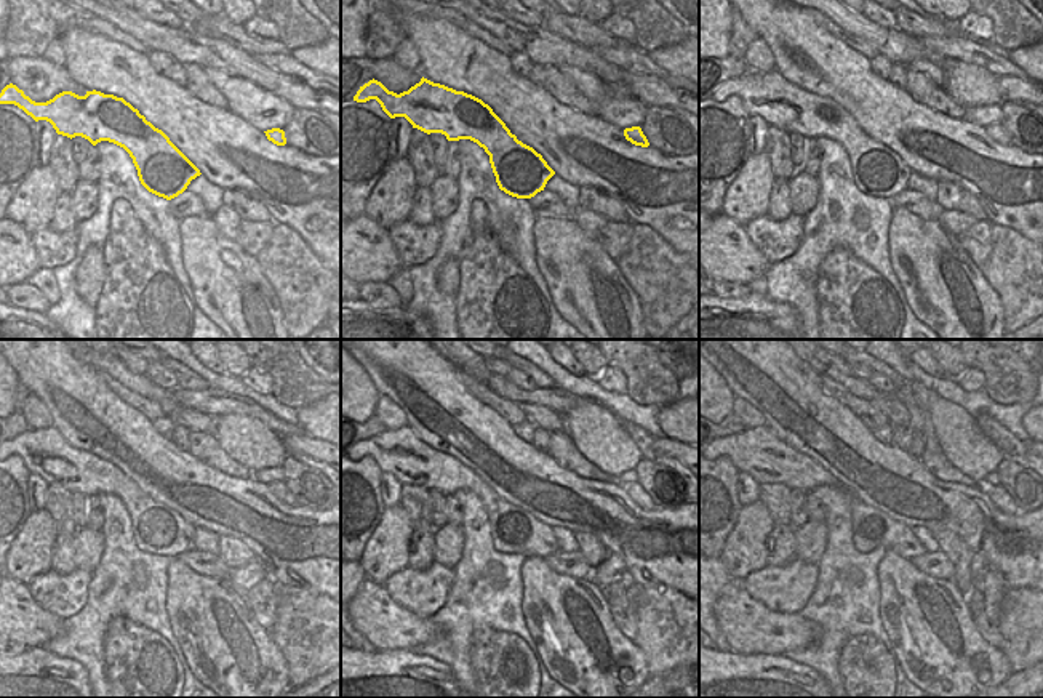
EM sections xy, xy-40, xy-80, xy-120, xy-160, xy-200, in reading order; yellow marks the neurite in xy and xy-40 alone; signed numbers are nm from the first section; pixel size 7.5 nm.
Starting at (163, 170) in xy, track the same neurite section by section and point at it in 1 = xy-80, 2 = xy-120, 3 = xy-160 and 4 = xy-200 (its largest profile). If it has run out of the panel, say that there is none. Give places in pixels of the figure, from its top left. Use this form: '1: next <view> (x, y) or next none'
1: next xy-80 (877, 172)
2: next xy-120 (157, 529)
3: next xy-160 (400, 452)
4: next xy-200 (759, 452)

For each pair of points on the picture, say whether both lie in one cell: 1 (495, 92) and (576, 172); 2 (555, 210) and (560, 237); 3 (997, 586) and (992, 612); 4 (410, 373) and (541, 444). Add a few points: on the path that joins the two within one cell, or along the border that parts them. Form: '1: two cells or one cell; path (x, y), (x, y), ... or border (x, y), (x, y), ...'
1: one cell; path (515, 106), (560, 151)
2: two cells; border (536, 216), (567, 216), (571, 220)
3: one cell; path (994, 593), (992, 605)
4: two cells; border (531, 442), (547, 453)

